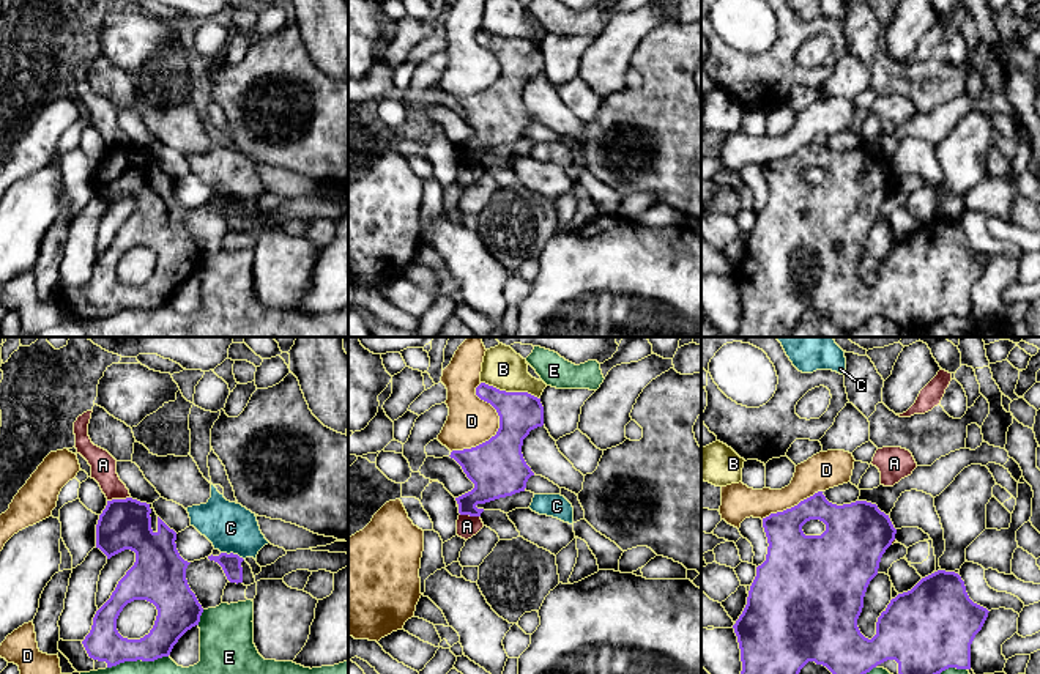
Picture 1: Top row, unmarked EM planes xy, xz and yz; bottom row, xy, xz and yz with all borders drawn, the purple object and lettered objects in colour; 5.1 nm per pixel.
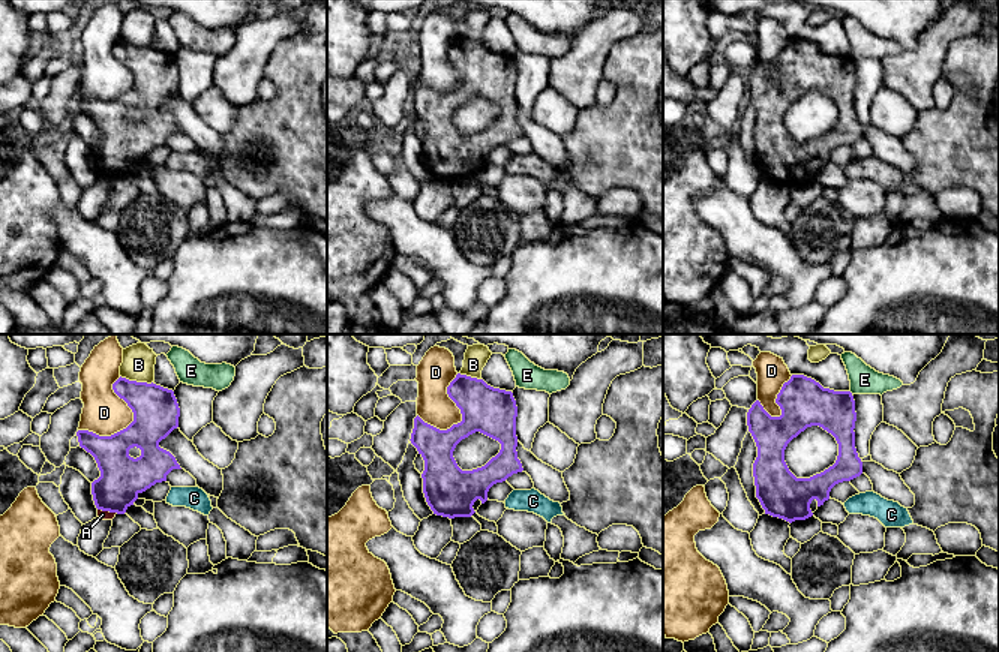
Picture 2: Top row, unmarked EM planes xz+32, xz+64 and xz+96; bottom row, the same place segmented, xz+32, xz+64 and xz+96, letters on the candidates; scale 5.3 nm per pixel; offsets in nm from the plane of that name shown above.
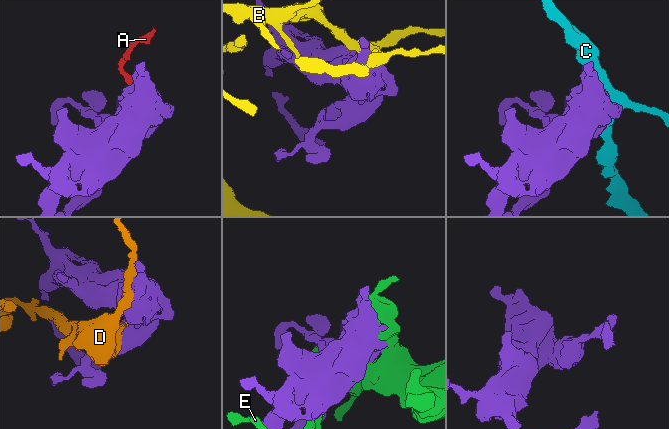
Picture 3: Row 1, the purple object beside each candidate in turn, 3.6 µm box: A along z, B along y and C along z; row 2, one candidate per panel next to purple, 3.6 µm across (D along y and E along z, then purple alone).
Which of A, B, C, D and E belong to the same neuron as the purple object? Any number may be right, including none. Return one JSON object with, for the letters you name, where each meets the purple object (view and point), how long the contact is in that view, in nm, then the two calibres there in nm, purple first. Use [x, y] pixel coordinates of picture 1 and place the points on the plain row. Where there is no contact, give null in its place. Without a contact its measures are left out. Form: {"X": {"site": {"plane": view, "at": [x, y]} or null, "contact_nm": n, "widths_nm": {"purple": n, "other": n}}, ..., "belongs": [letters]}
{"belongs": []}

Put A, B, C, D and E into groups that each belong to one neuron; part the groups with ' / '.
A / B / C / D / E

